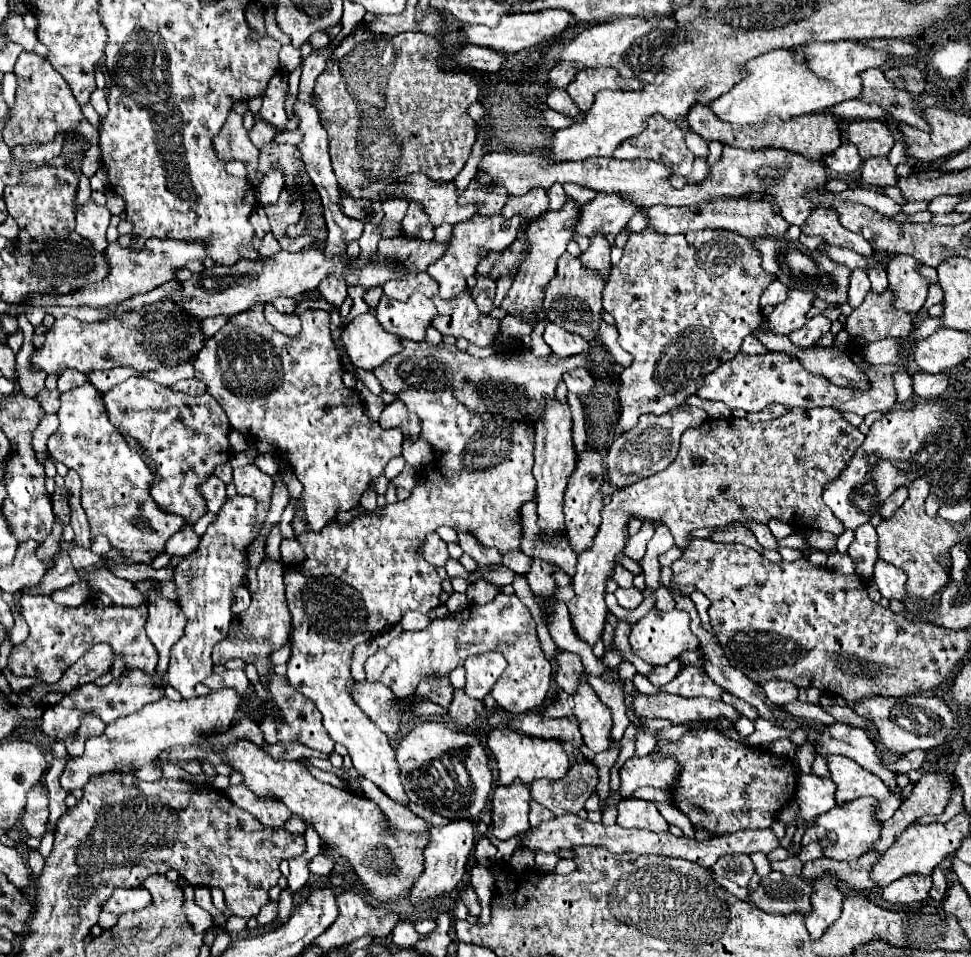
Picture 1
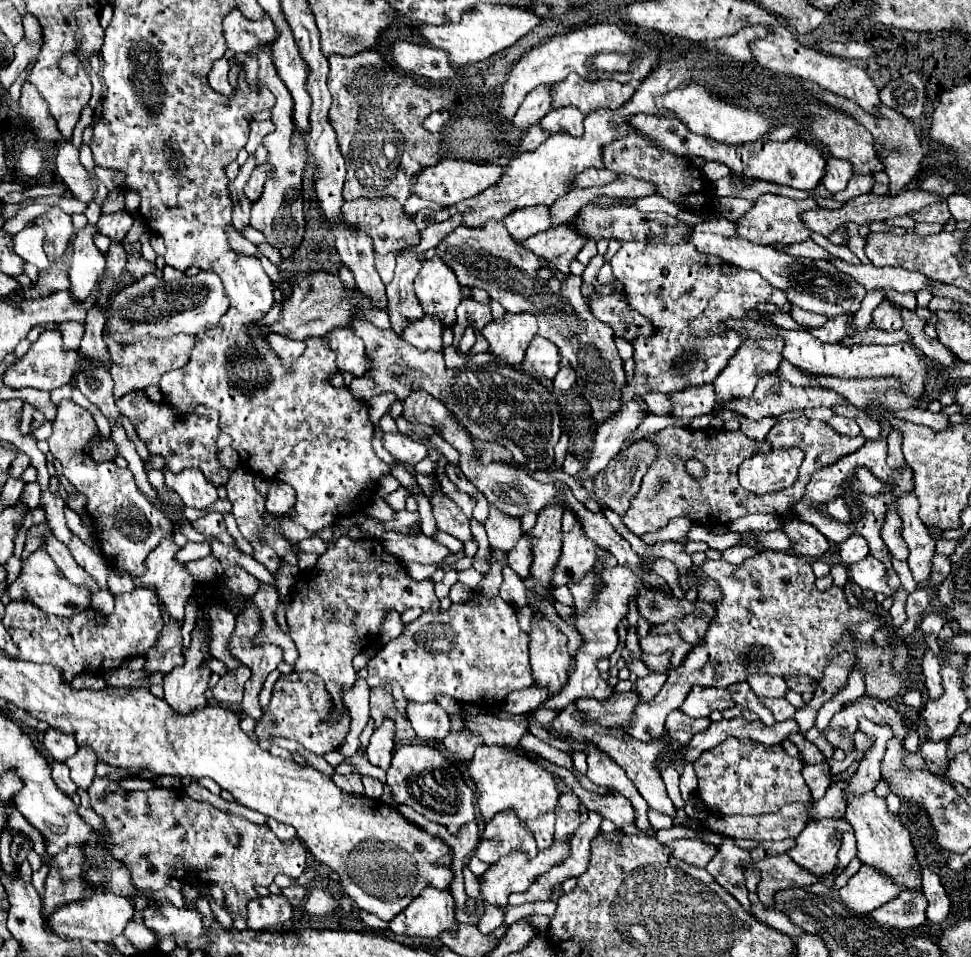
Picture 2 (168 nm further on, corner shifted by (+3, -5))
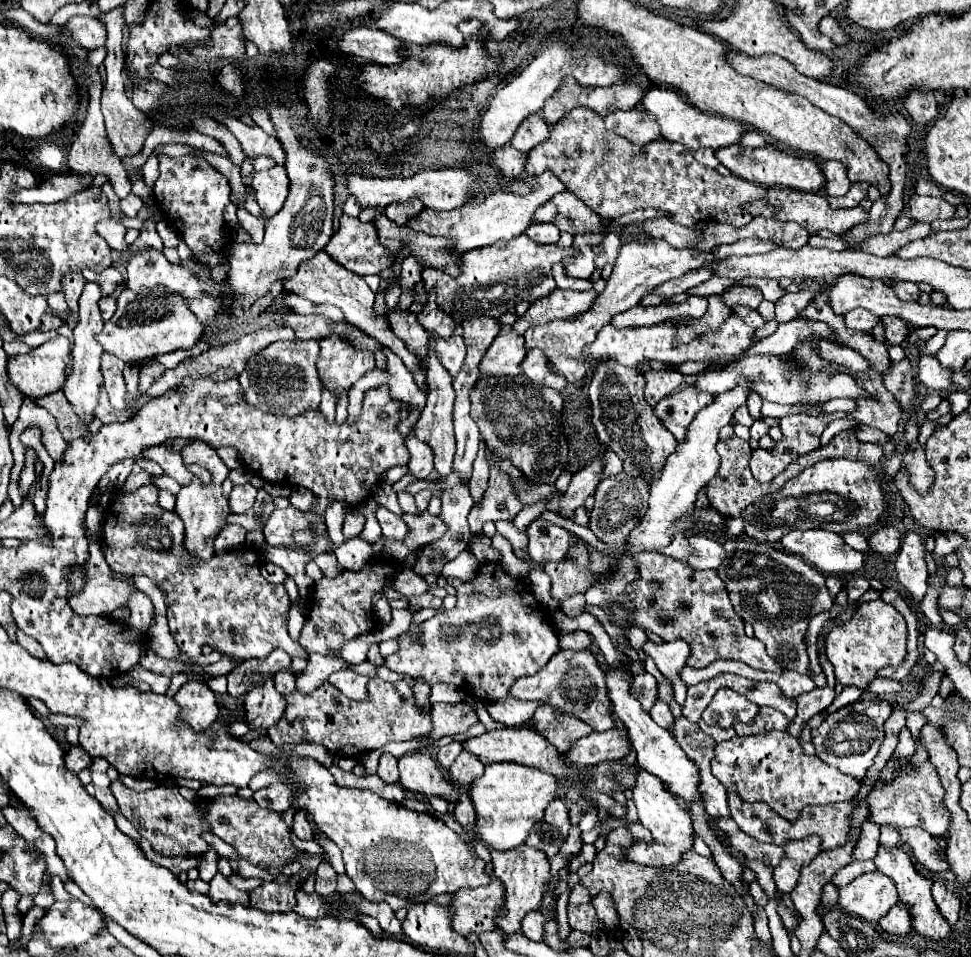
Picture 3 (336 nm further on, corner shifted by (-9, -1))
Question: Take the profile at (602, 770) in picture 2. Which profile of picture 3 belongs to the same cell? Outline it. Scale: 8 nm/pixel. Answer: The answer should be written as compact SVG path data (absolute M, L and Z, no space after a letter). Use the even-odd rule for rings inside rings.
M642 771L636 777L636 787L634 787L634 801L638 807L638 817L642 821L644 827L650 829L654 843L646 845L646 843L634 843L628 847L628 859L636 861L640 865L650 865L650 867L672 867L676 863L680 863L680 857L684 855L684 851L690 851L694 845L694 829L692 829L692 821L686 809L682 809L678 805L678 801L672 797L672 793L668 793L662 785L662 781L646 771Z

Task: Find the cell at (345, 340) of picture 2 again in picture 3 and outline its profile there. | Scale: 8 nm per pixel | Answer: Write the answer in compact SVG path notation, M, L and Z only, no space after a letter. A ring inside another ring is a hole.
M328 337L320 341L316 367L322 385L340 399L366 371L374 369L374 355L354 351L340 337Z

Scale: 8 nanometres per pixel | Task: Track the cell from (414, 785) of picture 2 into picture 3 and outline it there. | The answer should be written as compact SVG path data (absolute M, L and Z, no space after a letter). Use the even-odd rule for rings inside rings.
M406 753L398 759L400 783L418 793L438 795L442 799L458 801L458 791L450 785L448 773L438 767L438 763L424 753Z

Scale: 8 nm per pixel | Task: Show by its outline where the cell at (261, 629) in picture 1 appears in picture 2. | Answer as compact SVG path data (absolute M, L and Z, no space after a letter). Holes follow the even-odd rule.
M246 605L244 613L236 615L236 627L232 631L232 637L230 637L230 643L228 643L228 651L232 653L234 659L238 659L240 663L244 663L252 671L250 681L246 681L244 699L242 699L242 711L246 715L250 715L252 719L260 719L262 717L262 711L260 711L260 705L258 705L258 693L260 693L260 689L262 689L268 673L274 671L278 667L278 663L282 661L280 649L276 649L276 645L256 645L254 643L256 633L260 633L260 609L256 609L256 605Z

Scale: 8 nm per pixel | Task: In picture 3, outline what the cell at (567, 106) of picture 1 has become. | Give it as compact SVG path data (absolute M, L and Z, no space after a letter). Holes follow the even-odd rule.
M574 109L550 127L550 137L530 151L524 173L540 175L552 171L590 209L604 219L616 219L638 209L656 209L668 213L674 223L692 227L698 221L720 221L732 227L744 227L752 215L740 209L746 201L766 199L768 189L748 183L736 175L722 177L714 169L700 165L694 155L664 139L648 145L632 145L606 131L604 119L590 109Z

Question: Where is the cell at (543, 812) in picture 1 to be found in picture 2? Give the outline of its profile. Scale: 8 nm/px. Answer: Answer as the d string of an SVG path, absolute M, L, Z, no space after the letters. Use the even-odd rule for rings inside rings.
M544 813L544 815L528 821L526 825L534 833L538 849L544 849L552 843L552 839L554 839L554 813Z

